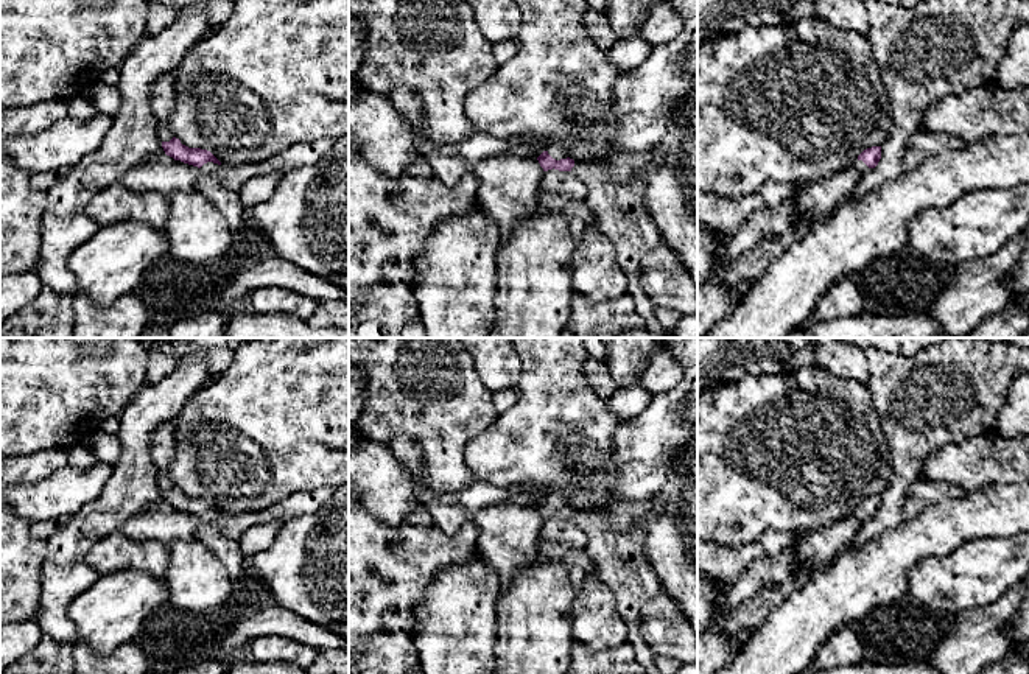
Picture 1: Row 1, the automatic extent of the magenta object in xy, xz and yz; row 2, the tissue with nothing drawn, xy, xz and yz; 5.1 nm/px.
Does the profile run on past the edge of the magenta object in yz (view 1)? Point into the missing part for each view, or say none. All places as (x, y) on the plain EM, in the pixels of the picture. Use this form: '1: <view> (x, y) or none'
1: yz (860, 514)

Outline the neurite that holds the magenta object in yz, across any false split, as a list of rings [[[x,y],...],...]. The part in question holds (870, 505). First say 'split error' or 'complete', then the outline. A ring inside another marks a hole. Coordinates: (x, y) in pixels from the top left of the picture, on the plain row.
split error; [[[872,495],[864,498],[856,512],[853,514],[856,518],[867,521],[870,517],[875,517],[881,507],[881,495]]]

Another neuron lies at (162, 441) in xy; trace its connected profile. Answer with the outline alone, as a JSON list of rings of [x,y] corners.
[[[174,422],[162,423],[151,436],[149,455],[154,465],[159,469],[159,487],[170,490],[174,484],[167,476],[167,469],[174,459]]]

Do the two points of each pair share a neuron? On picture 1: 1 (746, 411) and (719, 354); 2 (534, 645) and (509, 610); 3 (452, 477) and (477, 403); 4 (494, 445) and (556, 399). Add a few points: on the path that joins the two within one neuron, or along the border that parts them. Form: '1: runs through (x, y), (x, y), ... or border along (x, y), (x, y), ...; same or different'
1: border along (768, 374), (718, 382); different
2: runs through (533, 637), (517, 618); same
3: runs through (452, 458), (452, 428), (458, 422); same
4: runs through (509, 439), (519, 436), (540, 414); same

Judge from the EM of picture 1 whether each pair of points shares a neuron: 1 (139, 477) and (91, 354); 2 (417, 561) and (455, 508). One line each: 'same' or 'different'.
1: different
2: different

